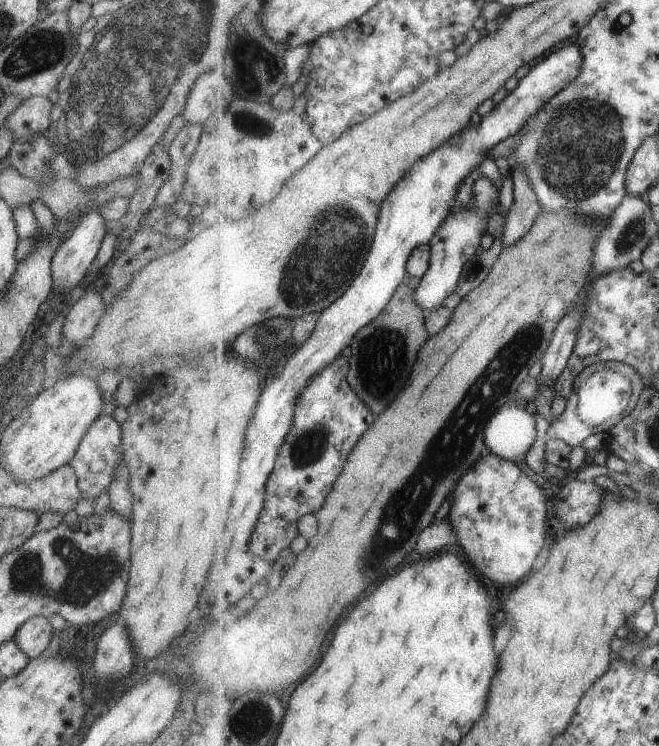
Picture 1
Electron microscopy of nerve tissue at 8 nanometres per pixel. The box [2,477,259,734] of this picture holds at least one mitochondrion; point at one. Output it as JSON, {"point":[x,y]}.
{"point":[86,578]}

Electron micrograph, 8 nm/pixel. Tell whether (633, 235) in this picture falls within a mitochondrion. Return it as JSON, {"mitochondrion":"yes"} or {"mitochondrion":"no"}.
{"mitochondrion":"yes"}

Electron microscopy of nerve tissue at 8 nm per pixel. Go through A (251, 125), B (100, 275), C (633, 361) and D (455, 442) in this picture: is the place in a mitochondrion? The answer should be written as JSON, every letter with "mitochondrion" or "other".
{"A":"mitochondrion","B":"other","C":"other","D":"mitochondrion"}

